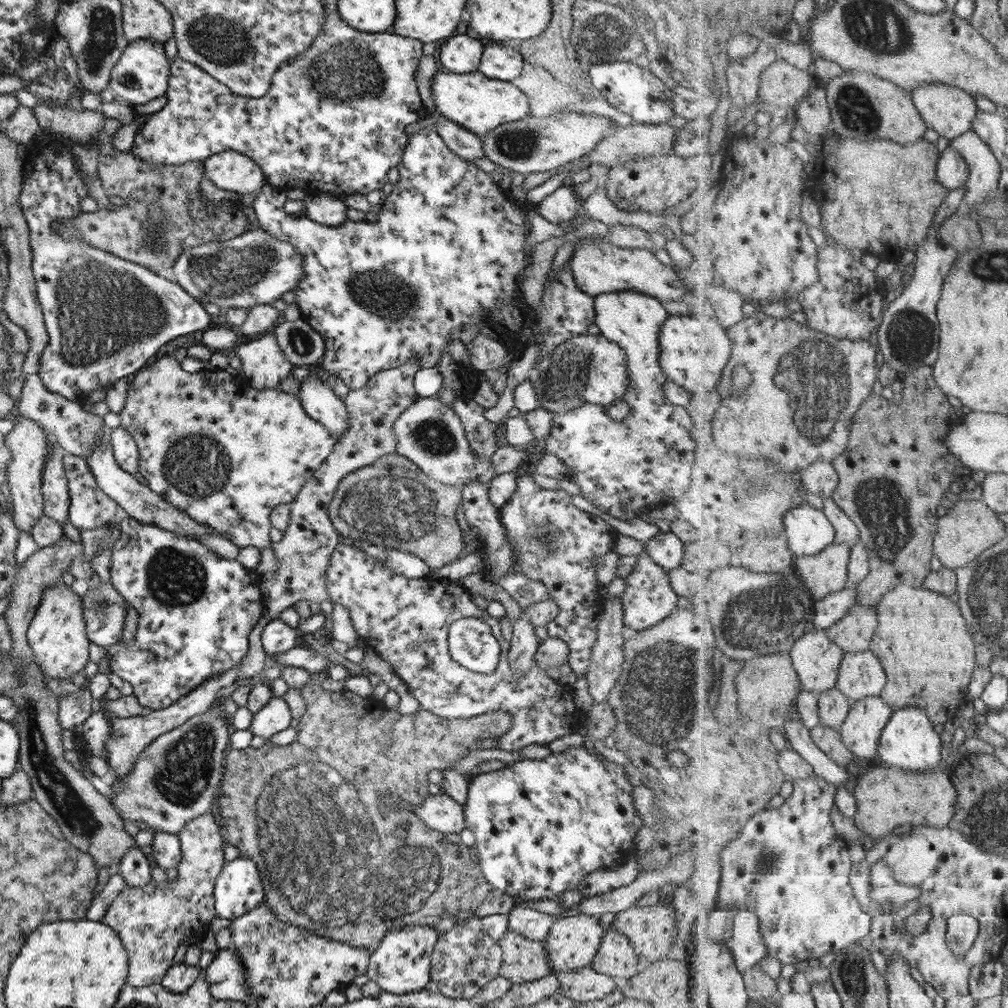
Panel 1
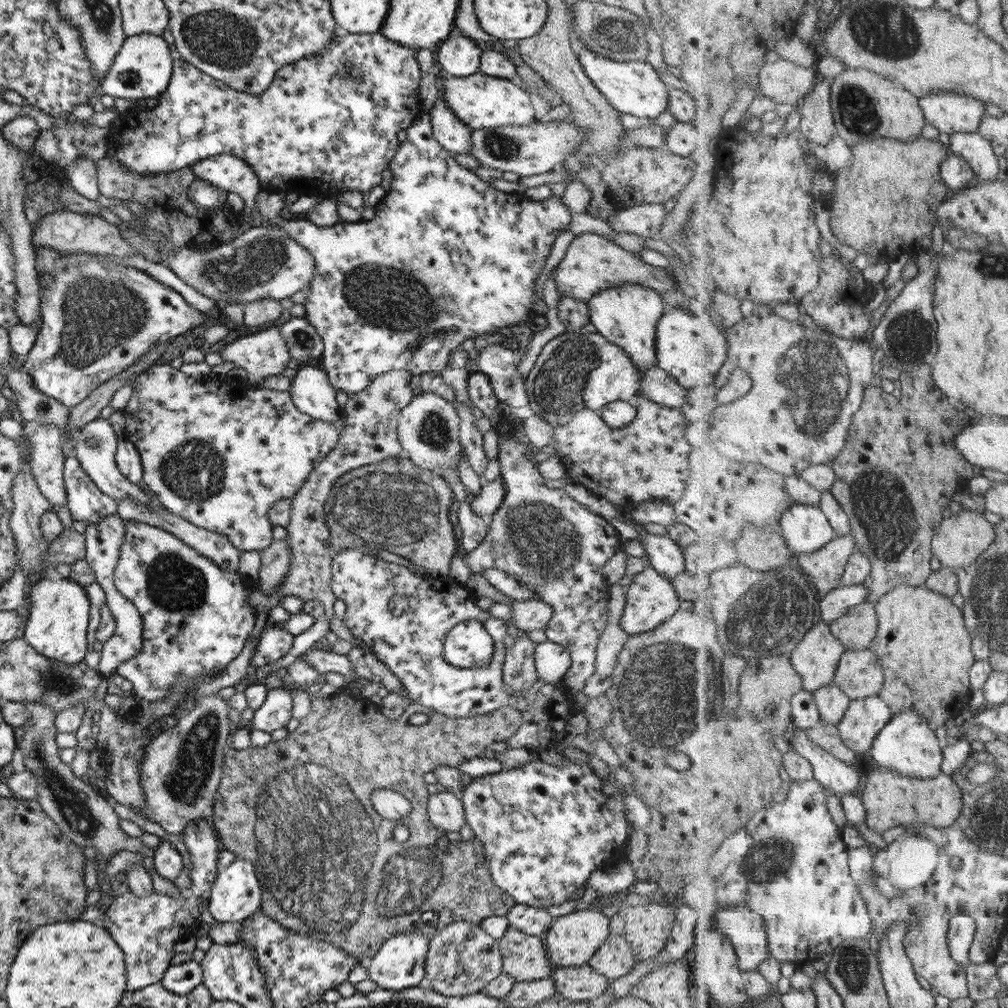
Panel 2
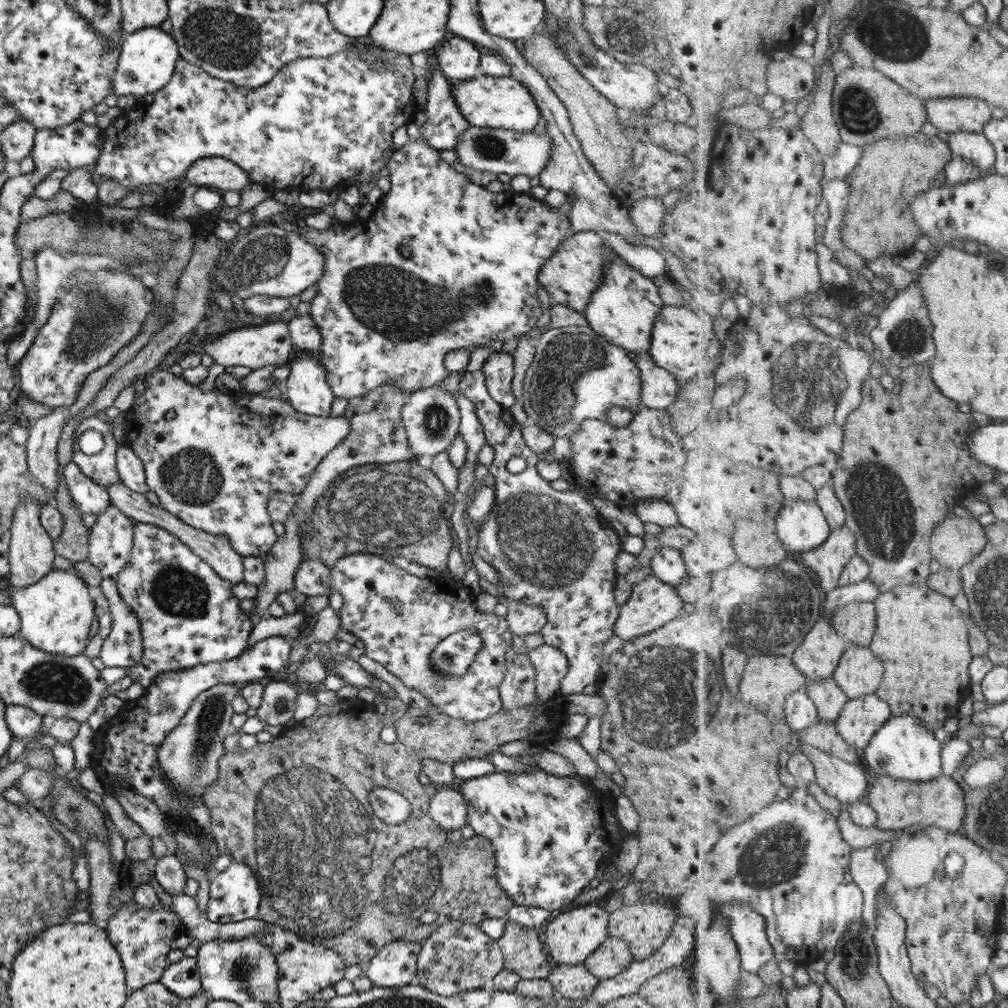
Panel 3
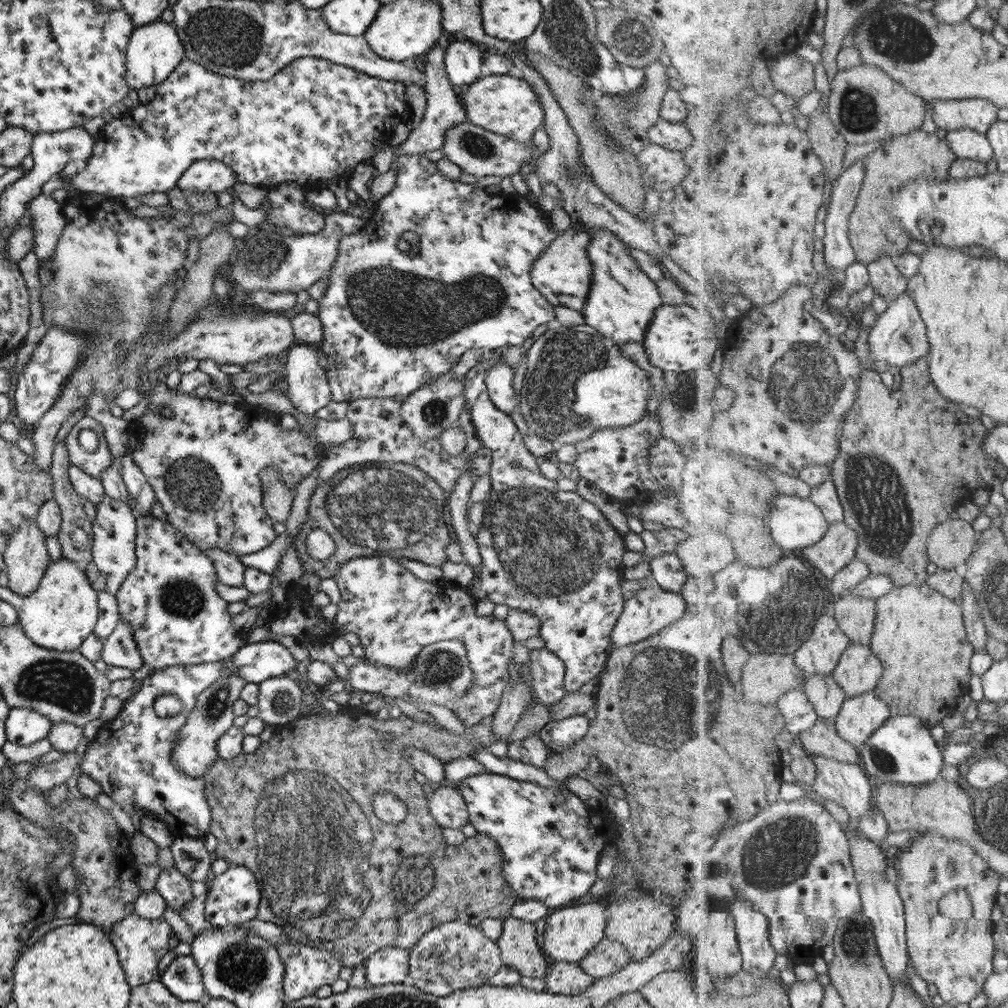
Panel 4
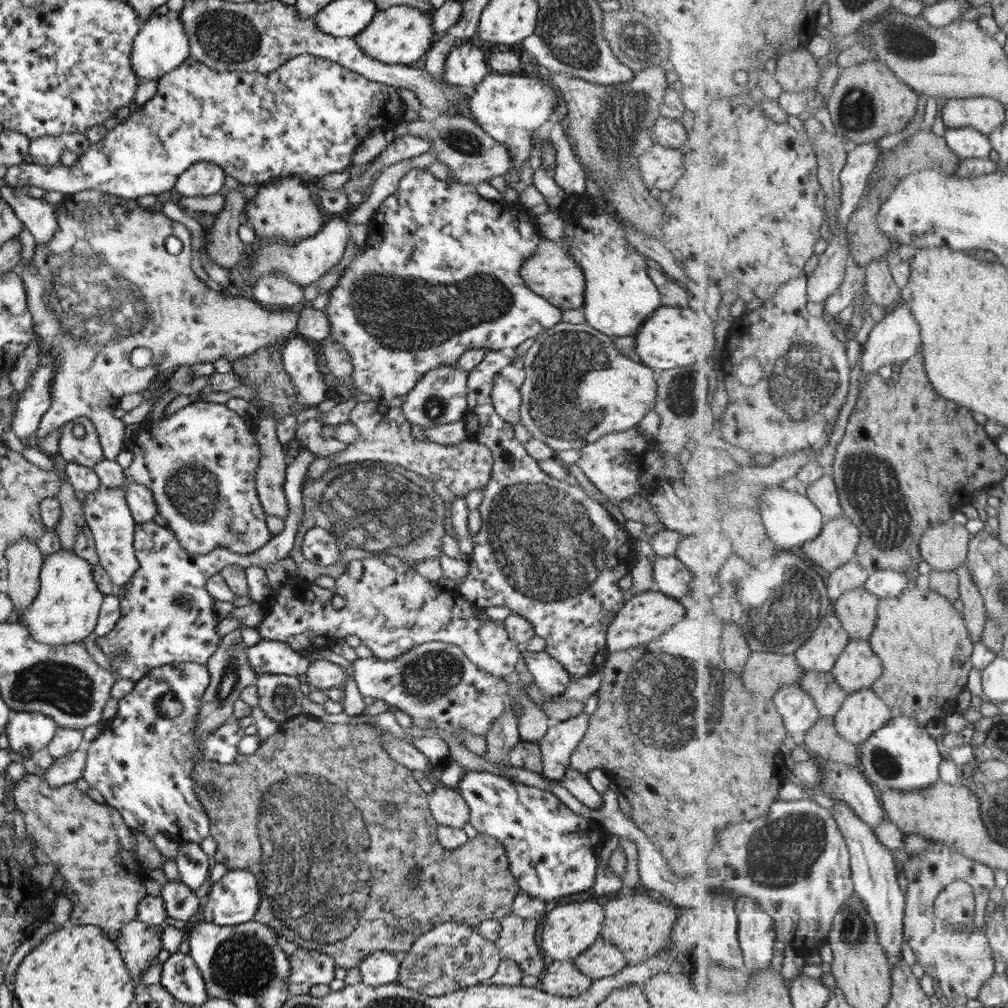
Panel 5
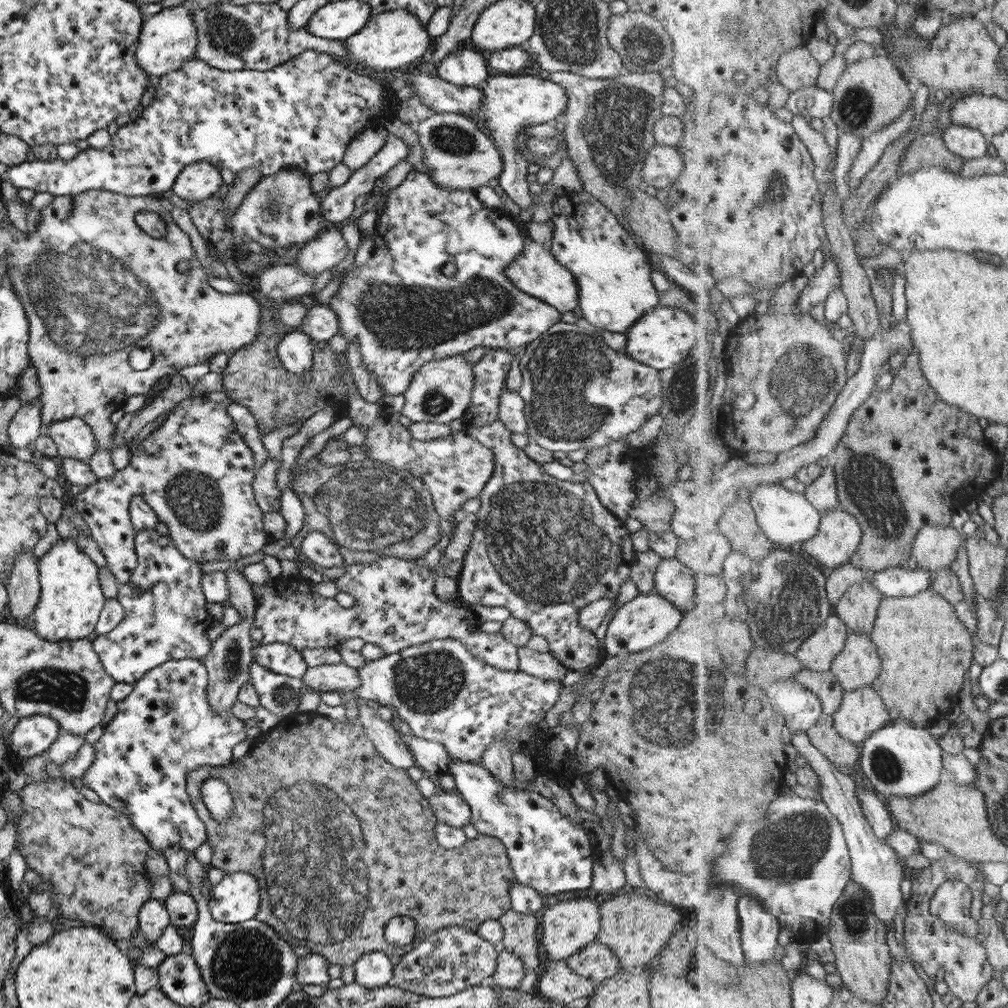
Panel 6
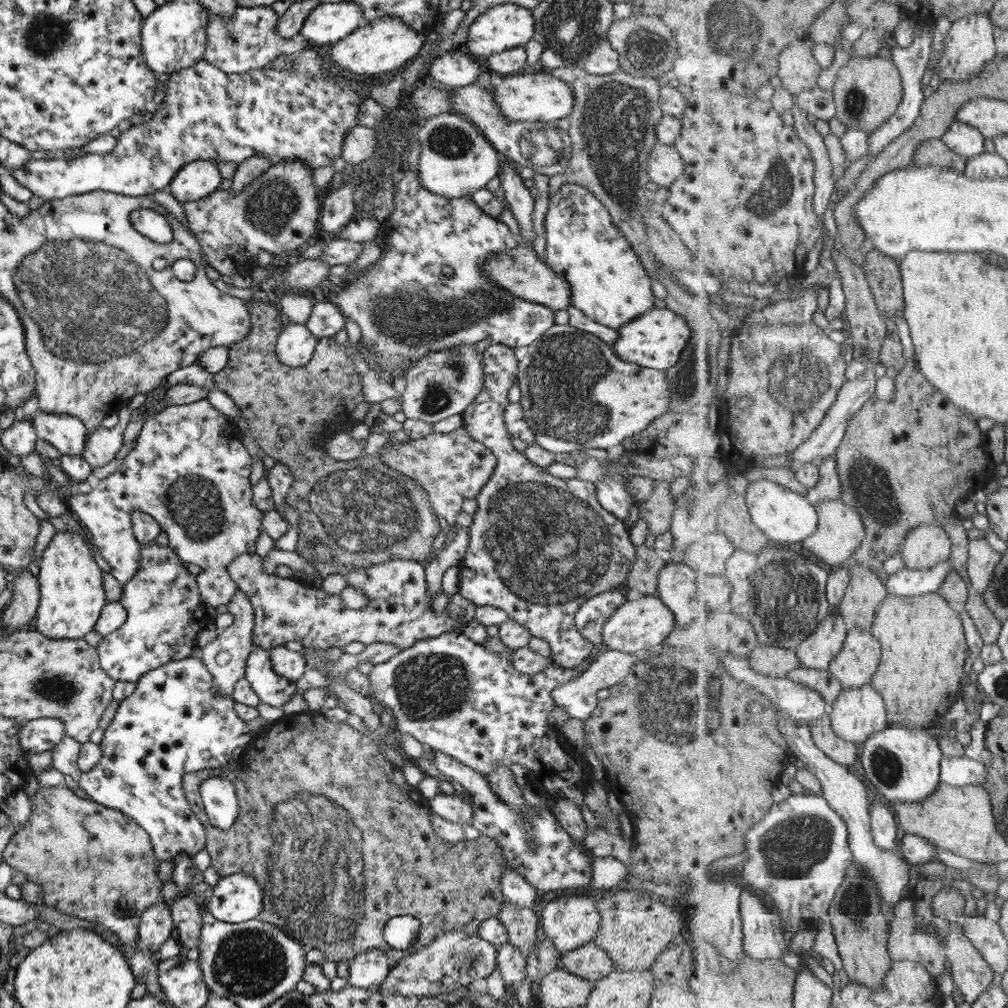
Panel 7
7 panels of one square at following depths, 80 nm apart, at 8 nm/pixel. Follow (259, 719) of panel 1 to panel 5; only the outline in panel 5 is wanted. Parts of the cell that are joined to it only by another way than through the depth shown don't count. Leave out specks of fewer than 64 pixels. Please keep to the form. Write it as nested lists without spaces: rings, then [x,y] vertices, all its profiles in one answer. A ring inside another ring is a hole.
[[[256,674],[258,706],[267,718],[277,724],[300,714],[306,688],[297,676]]]

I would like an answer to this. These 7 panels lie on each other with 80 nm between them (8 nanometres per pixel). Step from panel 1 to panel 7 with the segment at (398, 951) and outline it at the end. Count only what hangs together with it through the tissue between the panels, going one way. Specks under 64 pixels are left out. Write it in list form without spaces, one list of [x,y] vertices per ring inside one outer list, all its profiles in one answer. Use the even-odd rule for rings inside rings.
[[[367,950],[357,954],[347,962],[349,972],[346,985],[359,989],[377,988],[390,972],[391,967],[386,960],[386,955],[379,950]]]

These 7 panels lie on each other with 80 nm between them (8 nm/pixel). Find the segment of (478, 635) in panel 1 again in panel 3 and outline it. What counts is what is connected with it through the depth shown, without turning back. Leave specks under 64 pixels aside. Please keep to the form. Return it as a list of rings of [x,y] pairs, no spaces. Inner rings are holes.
[[[466,628],[442,638],[428,656],[432,667],[442,676],[460,678],[468,671],[468,666],[481,647],[482,642],[476,632]]]

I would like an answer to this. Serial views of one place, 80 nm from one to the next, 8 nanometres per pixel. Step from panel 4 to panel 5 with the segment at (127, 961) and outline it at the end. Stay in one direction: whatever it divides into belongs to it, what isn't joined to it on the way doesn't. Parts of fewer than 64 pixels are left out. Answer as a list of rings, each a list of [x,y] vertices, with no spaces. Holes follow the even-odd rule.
[[[129,921],[123,925],[114,938],[116,946],[125,968],[128,970],[131,982],[140,983],[140,974],[155,962],[157,955],[163,951],[161,948],[160,936],[164,926],[147,925],[140,921]]]

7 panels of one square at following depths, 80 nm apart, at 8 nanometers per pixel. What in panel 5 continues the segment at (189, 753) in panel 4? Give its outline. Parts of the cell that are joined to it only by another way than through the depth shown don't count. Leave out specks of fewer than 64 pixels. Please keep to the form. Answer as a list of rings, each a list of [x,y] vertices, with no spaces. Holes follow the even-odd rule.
[[[241,628],[228,632],[217,645],[215,652],[209,656],[204,664],[208,668],[208,685],[200,698],[197,723],[194,733],[196,744],[202,747],[202,740],[221,725],[229,722],[232,718],[232,706],[238,699],[240,690],[249,685],[254,685],[256,674],[250,667],[246,656],[246,646],[241,641]]]

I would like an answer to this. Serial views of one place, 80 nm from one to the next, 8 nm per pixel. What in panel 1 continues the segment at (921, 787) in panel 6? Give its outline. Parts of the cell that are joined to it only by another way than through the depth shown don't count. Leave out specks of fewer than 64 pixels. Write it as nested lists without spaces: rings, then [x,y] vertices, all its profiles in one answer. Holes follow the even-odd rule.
[[[905,707],[895,710],[880,738],[878,757],[897,769],[917,773],[939,771],[944,765],[946,751],[941,734],[935,732],[935,725],[928,713],[921,708]]]

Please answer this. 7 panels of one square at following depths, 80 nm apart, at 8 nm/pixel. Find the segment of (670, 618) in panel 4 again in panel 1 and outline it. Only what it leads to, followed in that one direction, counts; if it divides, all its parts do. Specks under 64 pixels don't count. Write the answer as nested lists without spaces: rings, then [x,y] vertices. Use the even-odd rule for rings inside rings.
[[[646,553],[637,556],[633,572],[625,578],[625,589],[619,599],[622,604],[622,625],[631,633],[652,627],[681,604],[670,588],[666,571],[657,566]]]

